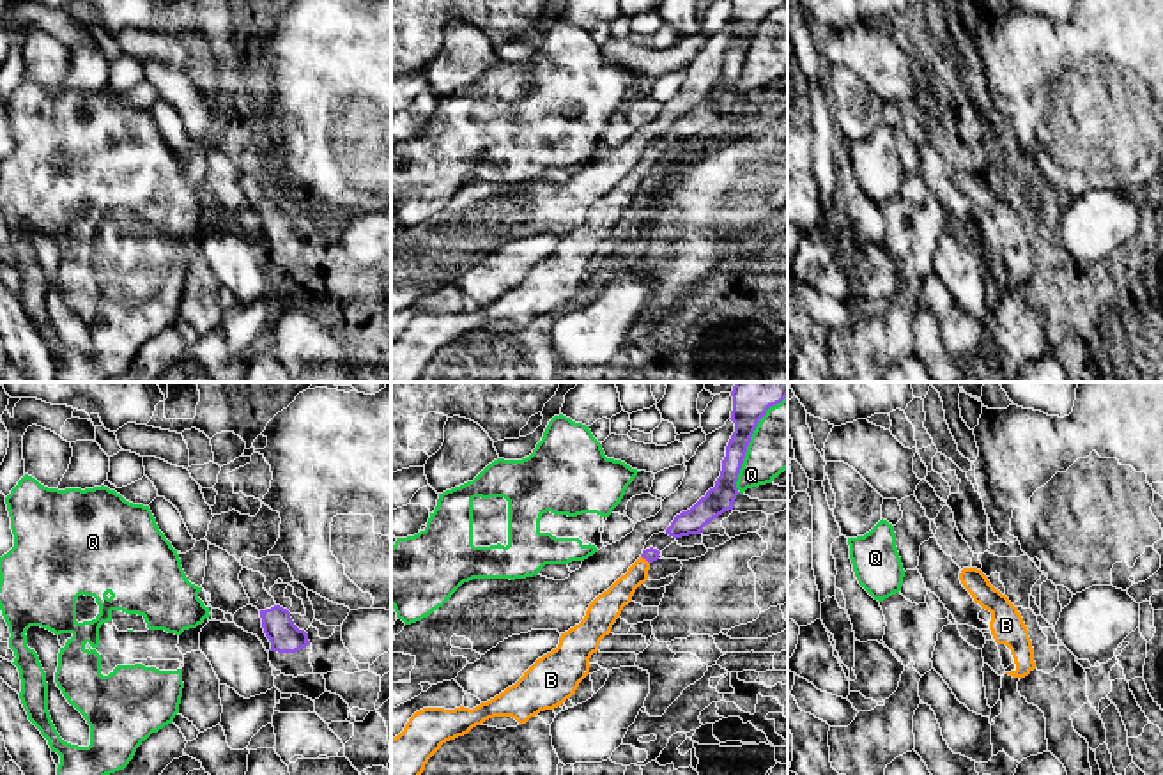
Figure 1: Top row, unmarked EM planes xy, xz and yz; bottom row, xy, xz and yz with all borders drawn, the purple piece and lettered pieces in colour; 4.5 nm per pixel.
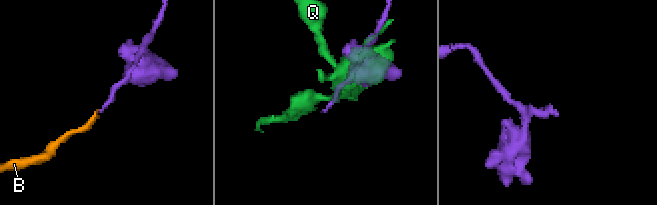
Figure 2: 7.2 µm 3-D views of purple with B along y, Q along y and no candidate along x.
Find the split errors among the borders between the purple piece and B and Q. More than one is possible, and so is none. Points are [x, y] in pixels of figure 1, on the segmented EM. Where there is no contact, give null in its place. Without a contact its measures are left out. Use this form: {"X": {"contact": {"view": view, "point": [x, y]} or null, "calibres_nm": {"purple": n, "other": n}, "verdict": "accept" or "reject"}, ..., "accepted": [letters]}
{"B": {"contact": {"view": "xz", "point": [645, 558]}, "calibres_nm": {"purple": 70, "other": 120}, "verdict": "accept"}, "Q": {"contact": {"view": "xz", "point": [749, 441]}, "calibres_nm": {"purple": 220, "other": 280}, "verdict": "reject"}, "accepted": ["B"]}

